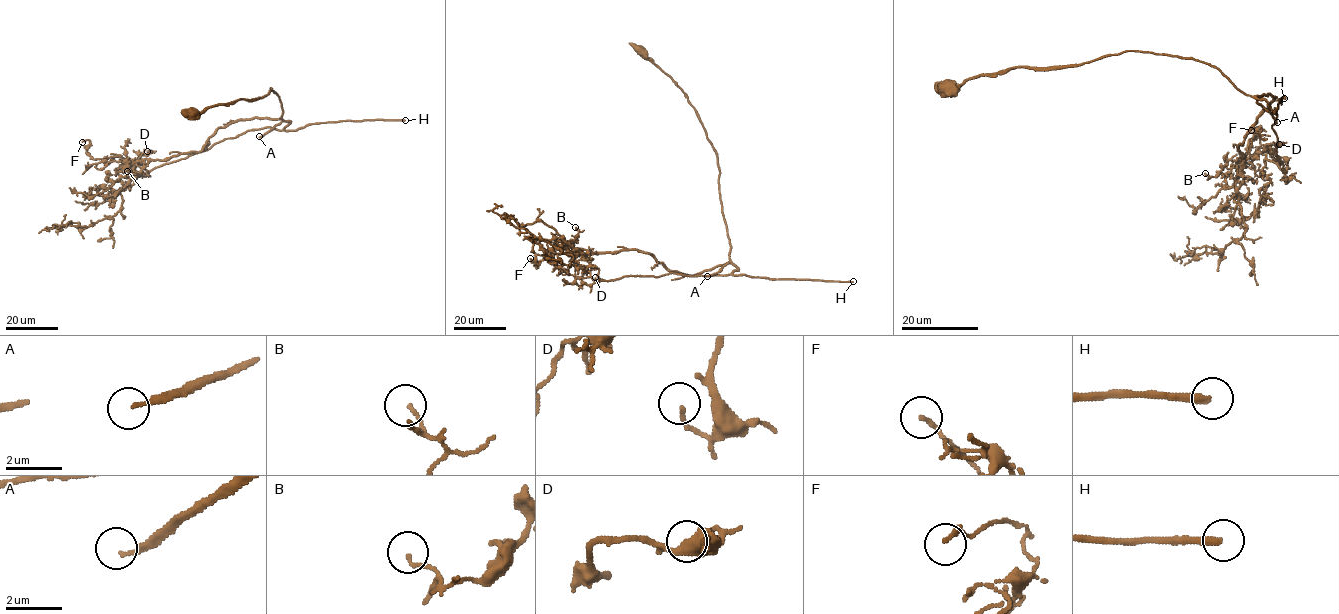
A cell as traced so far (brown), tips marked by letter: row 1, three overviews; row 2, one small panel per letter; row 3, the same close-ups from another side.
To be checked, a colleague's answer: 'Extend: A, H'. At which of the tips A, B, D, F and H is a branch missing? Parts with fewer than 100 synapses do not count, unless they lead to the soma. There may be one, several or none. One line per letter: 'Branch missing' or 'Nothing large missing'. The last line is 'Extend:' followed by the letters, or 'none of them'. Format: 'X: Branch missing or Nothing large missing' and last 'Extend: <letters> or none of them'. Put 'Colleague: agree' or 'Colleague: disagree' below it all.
A: Branch missing
B: Nothing large missing
D: Nothing large missing
F: Nothing large missing
H: Branch missing
Extend: A, H
Colleague: agree

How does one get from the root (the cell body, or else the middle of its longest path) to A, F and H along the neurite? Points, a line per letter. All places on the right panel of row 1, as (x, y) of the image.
A: (944, 89), (1015, 66), (1073, 66), (1125, 51), (1146, 51), (1215, 66), (1238, 89), (1255, 96), (1277, 122)
F: (944, 89), (1146, 51), (1210, 63), (1275, 108), (1284, 172), (1252, 155), (1251, 130)
H: (944, 89), (1015, 66), (1073, 66), (1146, 51), (1210, 63), (1275, 113), (1284, 98)

